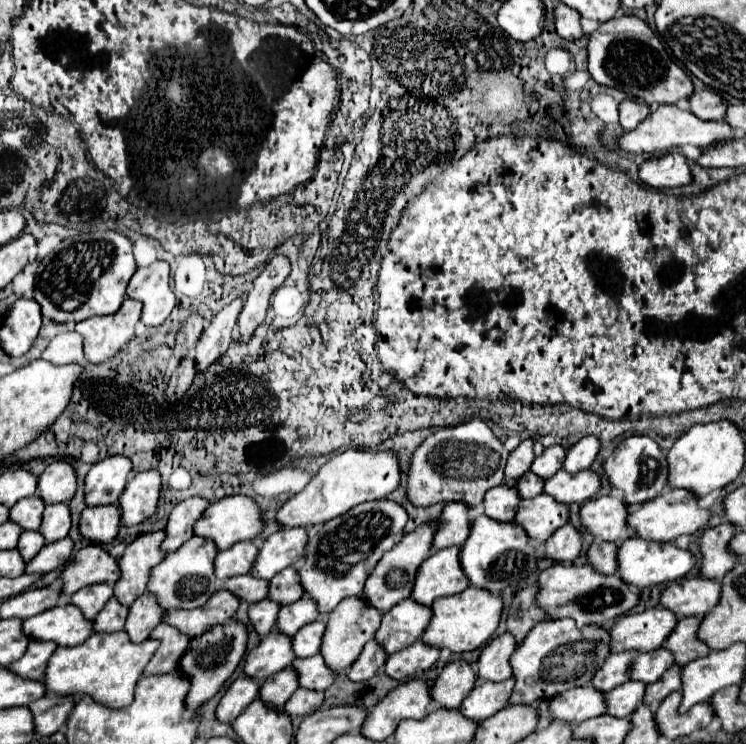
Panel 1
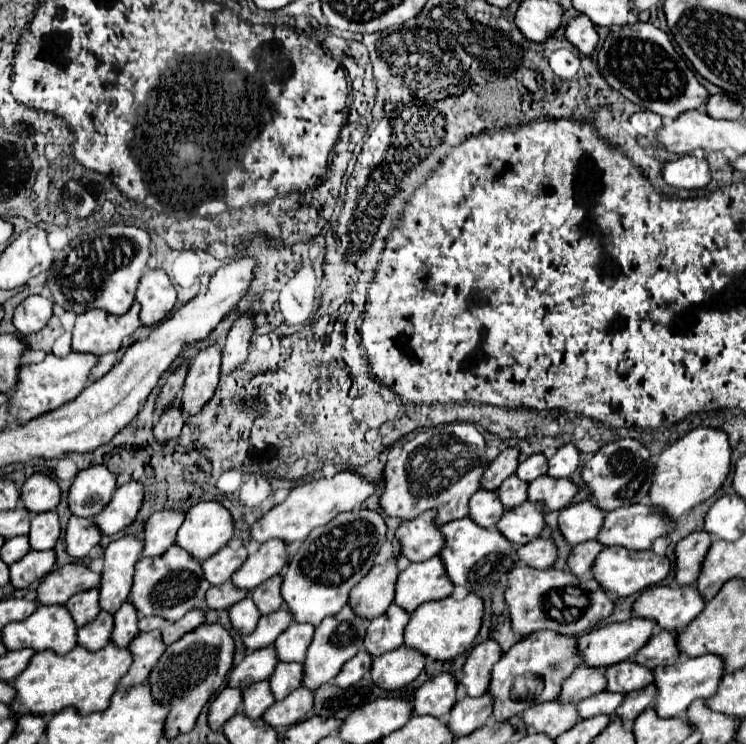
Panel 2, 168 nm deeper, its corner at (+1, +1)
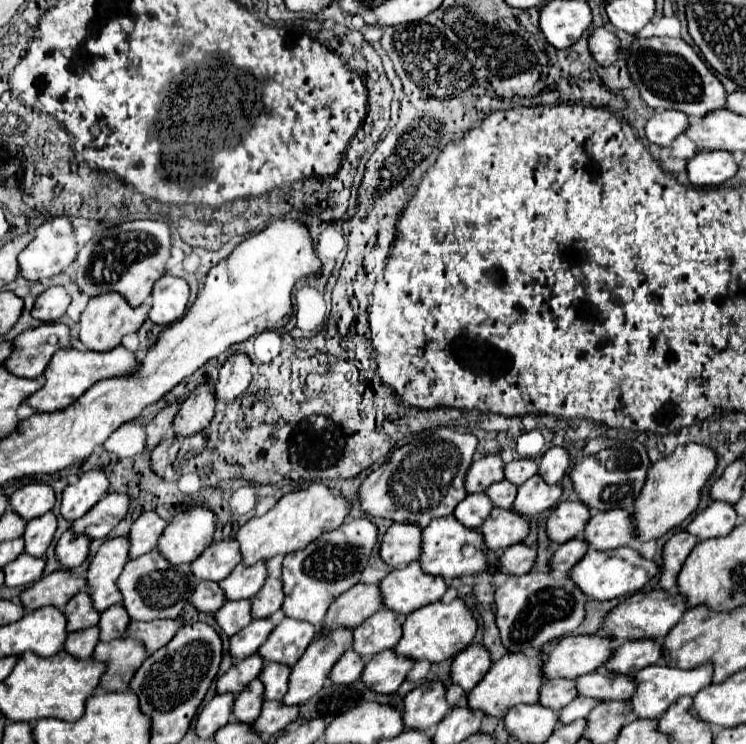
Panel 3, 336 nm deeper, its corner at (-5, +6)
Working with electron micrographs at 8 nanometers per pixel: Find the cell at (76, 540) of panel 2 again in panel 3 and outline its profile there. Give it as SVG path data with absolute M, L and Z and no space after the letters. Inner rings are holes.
M66 530L56 544L56 556L64 564L64 568L80 566L90 552L90 538L88 536L74 536L72 530Z

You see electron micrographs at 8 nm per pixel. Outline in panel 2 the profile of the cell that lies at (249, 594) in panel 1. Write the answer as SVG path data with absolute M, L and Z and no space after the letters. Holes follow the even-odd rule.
M222 583L216 587L210 587L206 591L206 607L208 609L228 609L236 601L240 601L246 593L240 593L238 589L232 589L232 583Z

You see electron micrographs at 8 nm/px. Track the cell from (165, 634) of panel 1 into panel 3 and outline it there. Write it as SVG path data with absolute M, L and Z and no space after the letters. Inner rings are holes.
M120 638L112 642L100 642L94 650L94 658L108 664L108 670L100 680L100 688L110 692L130 690L130 680L146 656L148 652L142 648L142 644L138 644L138 640Z

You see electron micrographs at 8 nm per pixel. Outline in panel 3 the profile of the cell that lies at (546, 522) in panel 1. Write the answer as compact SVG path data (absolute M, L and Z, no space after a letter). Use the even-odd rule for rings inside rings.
M494 508L484 526L480 528L480 532L484 534L488 550L498 552L500 548L524 542L524 538L530 534L530 522L520 512Z

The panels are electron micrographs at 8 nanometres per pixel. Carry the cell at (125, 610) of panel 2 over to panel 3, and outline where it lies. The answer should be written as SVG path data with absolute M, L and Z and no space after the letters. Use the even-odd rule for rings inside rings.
M122 604L108 608L106 612L100 614L100 622L98 622L100 640L110 642L110 640L124 638L128 624L130 624L130 616L126 616L126 608L122 608Z

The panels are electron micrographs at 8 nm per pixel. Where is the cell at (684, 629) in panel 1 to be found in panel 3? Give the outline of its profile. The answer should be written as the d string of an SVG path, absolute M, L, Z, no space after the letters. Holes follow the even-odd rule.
M652 638L642 640L616 640L614 656L606 668L618 674L634 674L650 664L662 662L662 644Z

